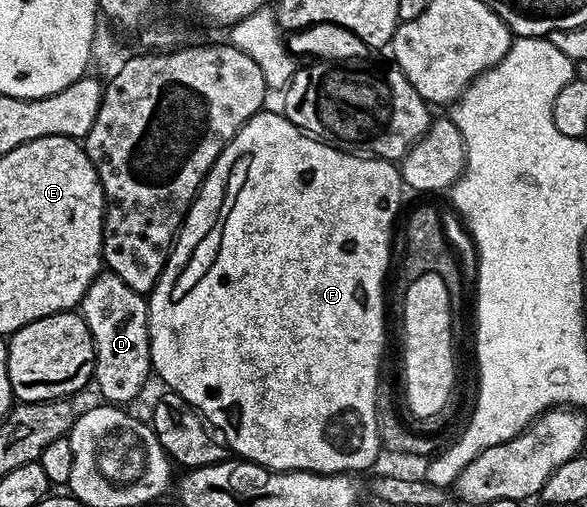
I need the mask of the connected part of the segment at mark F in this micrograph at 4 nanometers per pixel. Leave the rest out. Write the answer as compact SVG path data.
M261 110L261 111L260 111L260 112L259 112L259 113L257 113L257 115L256 115L256 116L254 116L254 117L253 117L253 118L249 118L249 122L245 122L245 126L241 126L241 130L237 130L237 134L236 134L236 135L235 135L235 136L234 136L234 138L232 138L232 139L231 139L231 141L229 141L229 143L228 143L228 144L227 144L227 145L226 145L226 146L225 146L225 150L224 150L224 151L223 151L223 153L221 153L221 155L219 155L219 157L218 157L218 158L217 158L217 162L216 162L216 163L215 163L215 164L214 164L214 165L213 165L213 167L212 167L212 168L211 168L211 169L210 169L210 170L209 170L209 174L208 174L208 175L207 175L207 177L206 177L206 178L204 178L204 180L203 180L203 184L202 184L202 185L201 185L201 187L199 187L199 193L197 193L197 195L196 195L196 196L195 196L195 200L194 200L194 201L193 201L193 203L192 203L192 204L191 204L191 208L190 208L190 209L189 209L189 210L188 210L188 211L187 211L187 216L186 216L186 218L185 218L185 219L183 219L183 226L182 226L182 228L180 228L180 229L179 229L179 235L178 235L178 236L176 236L176 237L175 237L175 242L174 242L174 244L172 244L172 245L171 245L171 247L170 247L170 249L169 249L169 255L168 255L168 258L167 258L167 265L165 265L165 267L163 267L163 272L162 272L162 273L161 273L161 274L160 274L160 275L159 275L159 280L158 280L158 282L156 282L156 283L155 283L155 289L153 289L153 290L152 290L152 292L150 292L150 294L149 294L149 295L148 295L148 296L147 296L147 306L148 306L148 338L150 338L150 340L151 340L151 367L152 367L152 369L153 369L153 372L154 372L154 375L155 375L155 376L156 376L156 377L157 377L157 376L158 376L158 375L159 375L159 376L160 376L160 378L161 378L161 379L163 379L163 380L164 380L164 382L165 382L165 383L167 383L167 385L166 385L166 387L167 387L167 388L168 388L168 389L171 389L171 390L173 390L173 391L175 391L175 392L176 392L176 393L177 393L177 394L178 394L178 395L179 395L179 397L181 397L181 399L182 399L182 400L183 400L183 402L184 402L184 404L186 404L186 405L187 405L187 407L188 407L188 408L190 408L190 409L192 409L192 410L194 410L194 411L196 411L196 412L198 412L198 413L199 413L199 415L200 415L200 416L202 416L202 417L203 417L203 419L204 419L204 421L206 421L206 423L207 423L207 424L208 424L208 425L210 425L210 427L211 427L211 428L212 428L212 429L215 429L215 430L217 430L217 432L218 432L218 428L219 428L219 432L220 432L220 433L219 433L219 432L218 432L218 435L219 435L219 436L220 436L220 437L221 437L221 440L222 440L222 443L223 443L223 444L224 444L224 445L226 445L226 447L227 447L227 448L228 448L228 449L230 449L230 451L231 451L231 448L232 448L232 450L233 450L233 451L235 451L235 452L232 452L232 453L234 453L234 455L235 455L235 456L236 456L236 457L238 457L238 459L241 459L241 460L252 460L252 462L253 462L253 463L255 463L255 464L259 464L259 465L260 465L260 466L261 466L261 467L262 467L262 468L269 468L269 469L271 469L271 471L273 471L273 472L317 472L317 473L320 473L320 474L359 474L359 471L361 471L361 470L362 470L362 468L367 468L367 467L369 467L369 466L370 466L370 464L371 464L371 463L373 463L373 462L374 462L374 460L375 460L375 459L377 459L377 458L378 458L378 456L379 456L379 452L380 452L380 453L381 453L381 441L380 441L380 438L379 438L379 414L378 414L378 411L377 411L377 403L376 403L376 404L375 404L375 399L377 399L377 398L378 398L378 396L379 396L379 359L381 359L381 358L382 358L382 356L383 356L383 343L385 343L385 342L386 342L386 340L387 340L387 320L386 320L386 318L385 318L385 317L383 317L383 279L385 279L385 278L386 278L386 276L387 276L387 267L389 267L389 266L390 266L390 264L391 264L391 227L393 227L393 226L394 226L394 224L395 224L395 215L397 215L397 214L398 214L398 212L399 212L399 203L401 203L401 202L402 202L402 200L403 200L403 192L404 192L404 193L405 193L405 185L404 185L404 183L403 183L403 178L402 178L402 175L401 175L401 172L400 172L400 169L399 169L399 168L398 168L398 167L396 167L396 165L395 165L395 164L394 164L394 163L392 163L392 161L390 161L390 160L381 160L381 159L378 159L378 158L376 158L376 157L374 157L374 156L368 156L368 155L366 155L366 154L356 154L356 153L355 153L355 152L354 152L354 151L351 151L351 150L344 150L344 149L342 149L342 148L340 148L340 147L338 147L338 146L336 146L336 145L333 145L333 144L329 144L329 143L326 143L326 142L324 142L324 141L322 141L322 140L320 140L320 139L318 139L318 138L316 138L316 137L314 137L314 136L308 136L308 135L307 135L307 133L305 133L305 132L302 132L302 130L301 130L301 129L299 129L299 128L298 128L298 127L297 127L297 126L293 126L293 122L289 122L289 121L288 121L288 120L287 120L287 117L286 117L286 116L284 116L284 115L282 115L282 114L280 114L280 113L279 113L279 112L278 112L278 111L275 111L275 112L276 112L276 113L275 113L275 112L267 112L267 111L268 111L268 110Z

